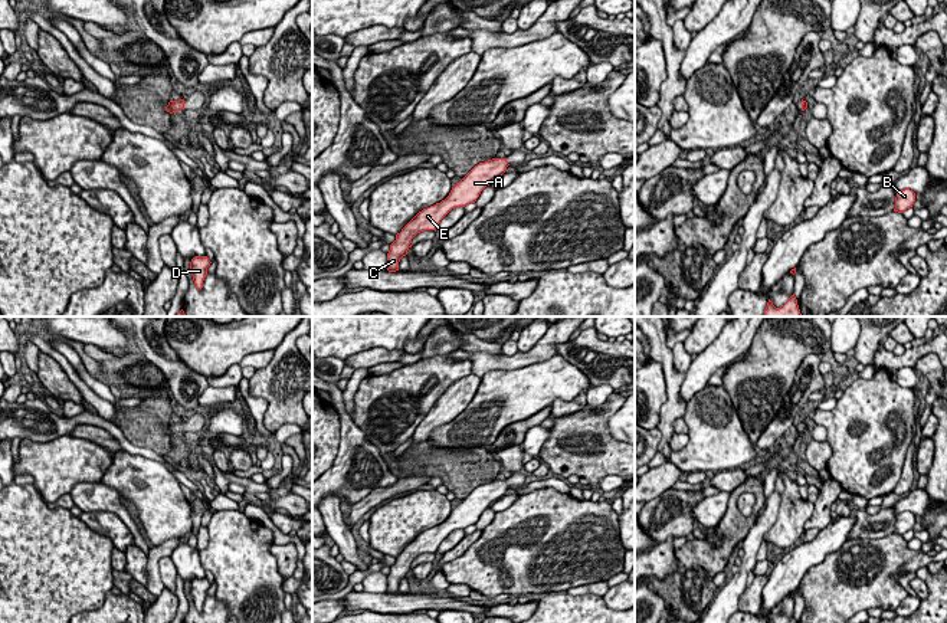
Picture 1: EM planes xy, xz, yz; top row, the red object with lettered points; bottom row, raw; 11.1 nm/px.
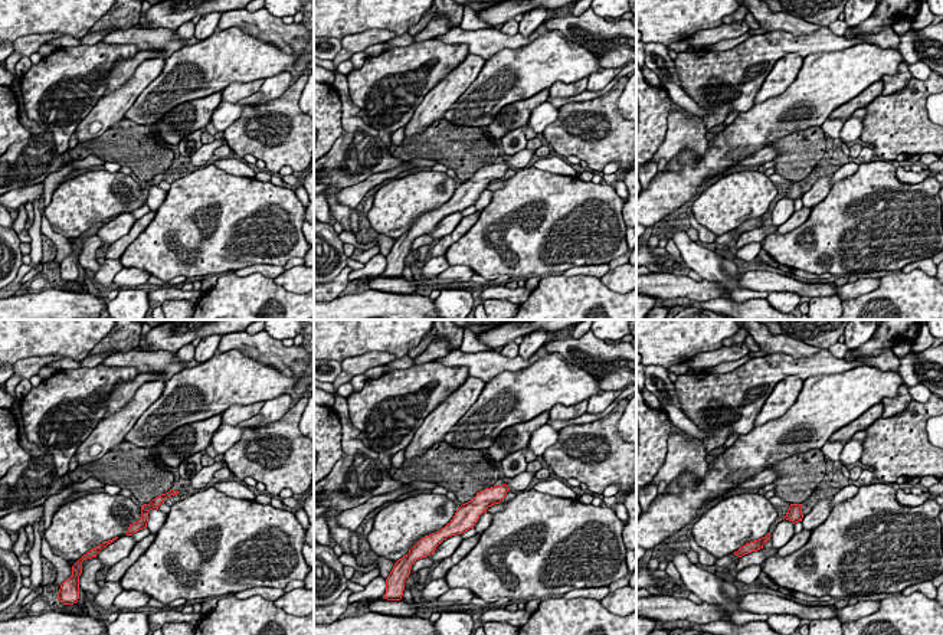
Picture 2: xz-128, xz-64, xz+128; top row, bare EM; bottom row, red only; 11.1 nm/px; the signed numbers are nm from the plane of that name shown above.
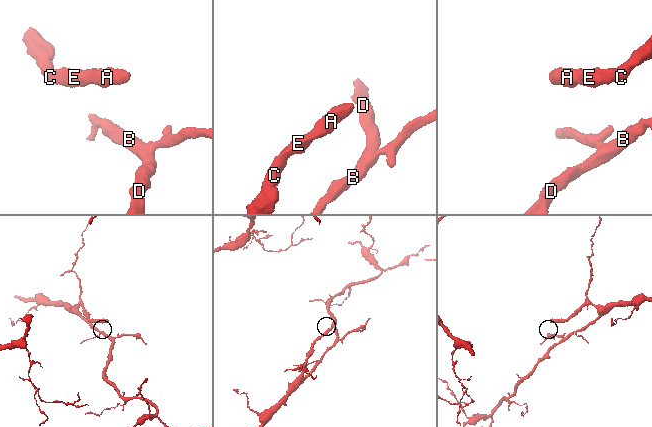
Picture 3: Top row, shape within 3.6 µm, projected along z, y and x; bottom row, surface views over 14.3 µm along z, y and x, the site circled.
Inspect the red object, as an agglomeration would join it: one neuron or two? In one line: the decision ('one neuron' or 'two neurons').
one neuron

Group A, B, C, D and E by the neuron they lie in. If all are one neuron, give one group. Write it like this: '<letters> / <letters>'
A B C D E

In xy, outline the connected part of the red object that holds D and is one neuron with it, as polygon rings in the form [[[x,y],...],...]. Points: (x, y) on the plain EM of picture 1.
[[[194,578],[190,584],[190,596],[193,597],[193,603],[197,611],[203,610],[203,603],[207,597],[207,590],[210,588],[210,583],[207,578]]]

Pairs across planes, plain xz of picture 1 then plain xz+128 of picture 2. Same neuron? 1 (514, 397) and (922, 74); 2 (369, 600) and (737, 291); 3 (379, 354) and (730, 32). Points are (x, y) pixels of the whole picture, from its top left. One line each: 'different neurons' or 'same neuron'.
1: different neurons
2: different neurons
3: same neuron

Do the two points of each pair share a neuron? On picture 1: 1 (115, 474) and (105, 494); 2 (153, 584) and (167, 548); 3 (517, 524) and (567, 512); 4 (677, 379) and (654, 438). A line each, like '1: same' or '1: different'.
1: different
2: same
3: same
4: different

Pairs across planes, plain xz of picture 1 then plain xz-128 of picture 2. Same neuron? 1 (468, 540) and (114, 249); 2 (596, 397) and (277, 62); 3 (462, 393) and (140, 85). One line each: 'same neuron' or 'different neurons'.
1: same neuron
2: different neurons
3: same neuron

